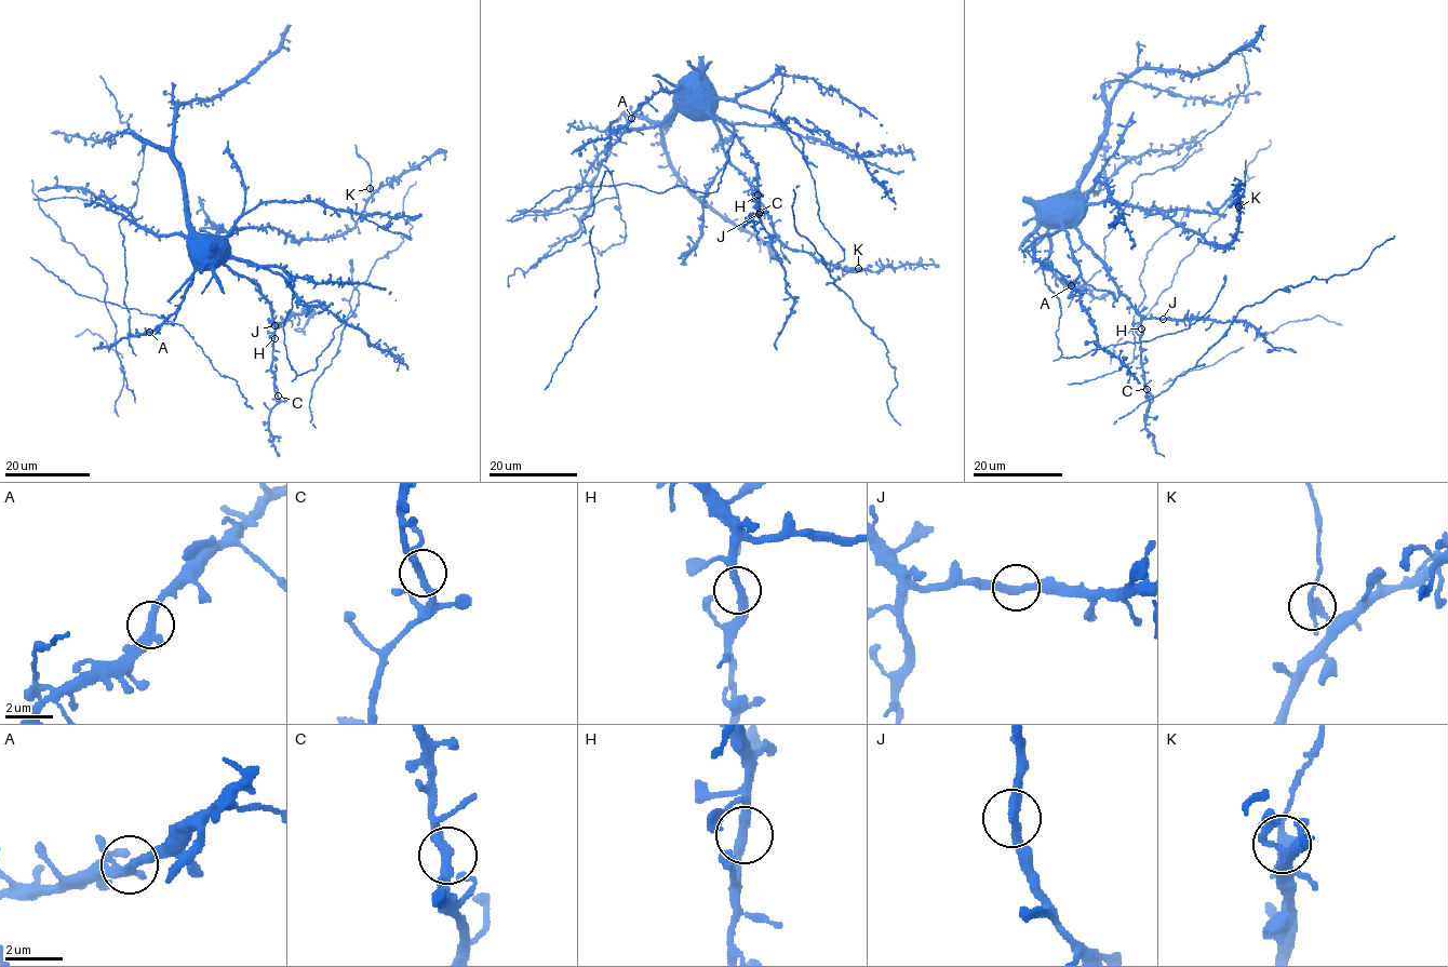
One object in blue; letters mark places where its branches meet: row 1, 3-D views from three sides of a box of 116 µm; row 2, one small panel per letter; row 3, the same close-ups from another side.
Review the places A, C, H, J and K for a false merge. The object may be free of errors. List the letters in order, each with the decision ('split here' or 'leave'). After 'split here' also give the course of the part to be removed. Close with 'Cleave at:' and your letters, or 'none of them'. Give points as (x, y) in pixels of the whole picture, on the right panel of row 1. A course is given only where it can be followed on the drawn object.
A: leave
C: leave
H: leave
J: leave
K: split here; foreign part runs (1238, 206), (1246, 159)
Cleave at: K

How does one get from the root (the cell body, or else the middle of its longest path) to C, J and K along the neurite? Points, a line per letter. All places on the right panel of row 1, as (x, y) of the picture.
C: (1046, 215), (1051, 223), (1074, 227), (1137, 311), (1141, 328), (1140, 364), (1147, 389)
J: (1046, 215), (1051, 223), (1074, 227), (1115, 285), (1144, 319), (1163, 319)
K: (1046, 215), (1050, 205), (1083, 207), (1111, 200), (1165, 214), (1222, 249), (1234, 241), (1238, 206)

